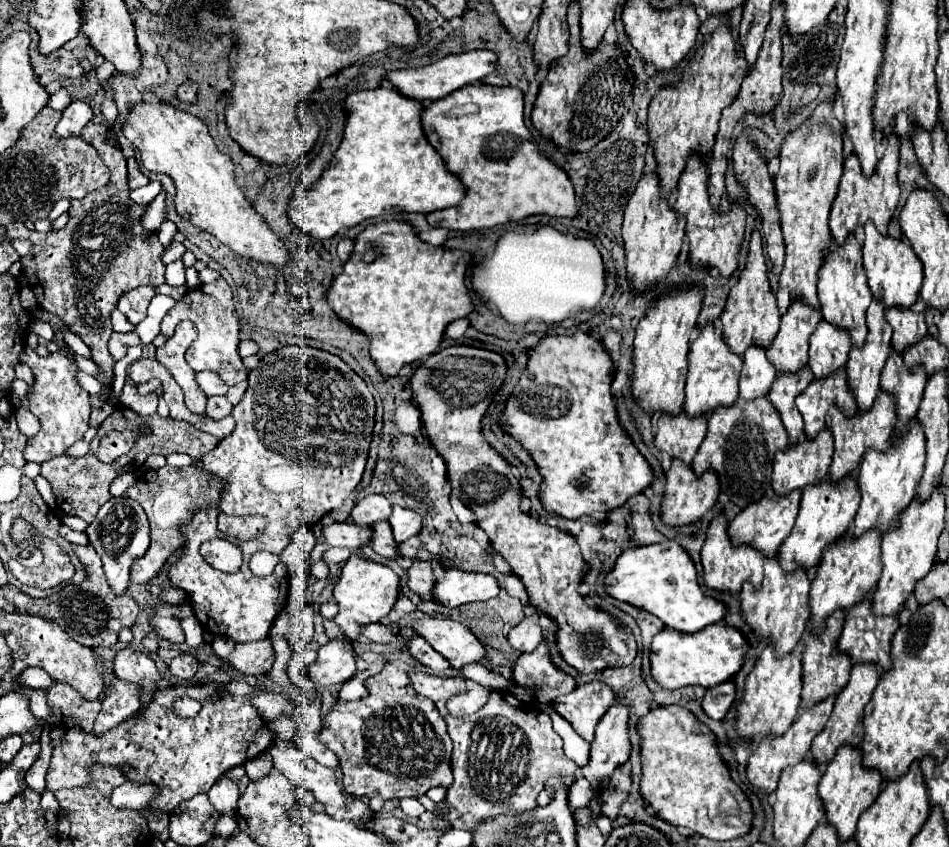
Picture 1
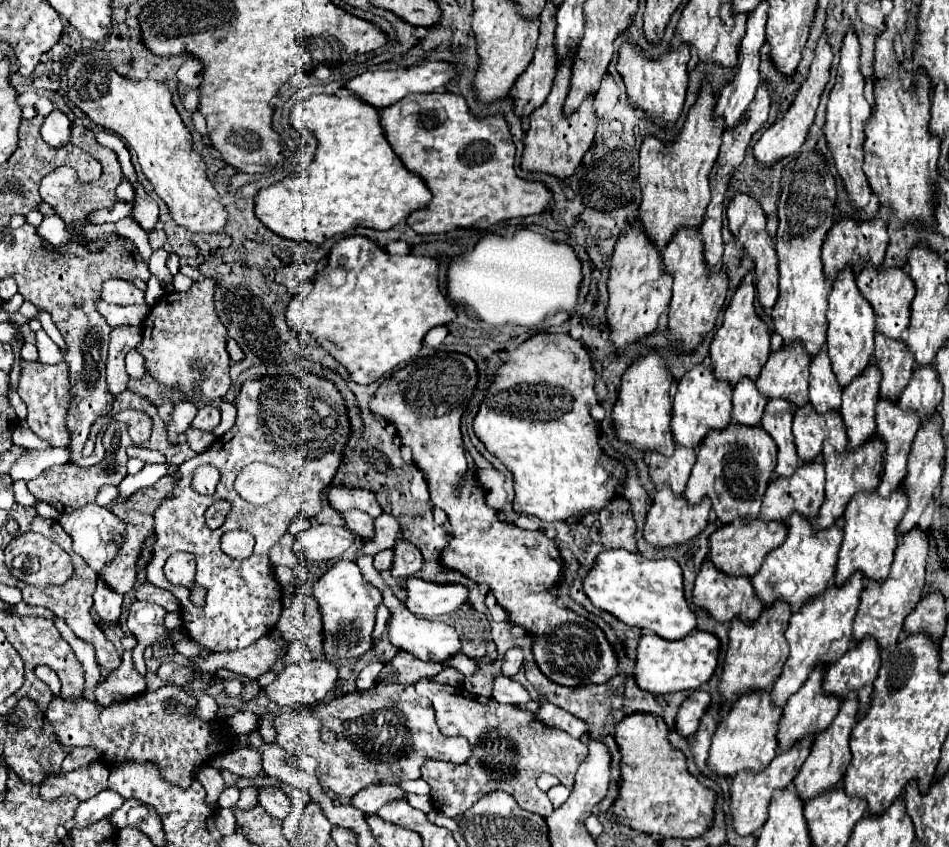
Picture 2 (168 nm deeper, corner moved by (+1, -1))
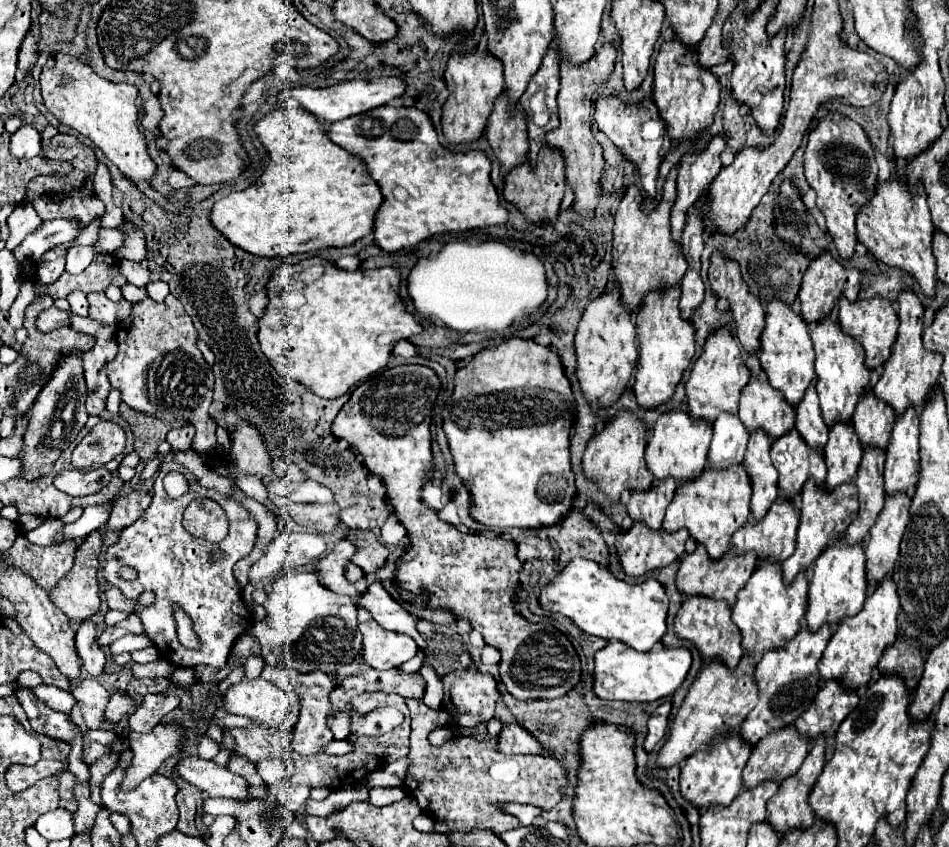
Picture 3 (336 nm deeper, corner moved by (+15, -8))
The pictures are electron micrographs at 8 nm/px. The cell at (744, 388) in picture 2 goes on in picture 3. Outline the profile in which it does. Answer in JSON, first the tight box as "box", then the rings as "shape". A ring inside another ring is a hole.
{"box":[708,412,750,468],"shape":[[[724,412],[712,422],[712,426],[714,426],[714,438],[710,444],[708,464],[716,468],[728,468],[732,464],[740,464],[744,460],[746,442],[750,438],[740,416]]]}

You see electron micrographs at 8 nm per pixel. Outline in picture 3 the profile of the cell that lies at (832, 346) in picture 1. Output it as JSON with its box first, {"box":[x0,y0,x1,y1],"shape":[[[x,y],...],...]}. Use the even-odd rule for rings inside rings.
{"box":[796,384,828,448],"shape":[[[814,384],[806,388],[804,398],[796,406],[796,430],[812,448],[824,448],[828,440],[828,426],[822,420],[822,412],[818,406],[818,394]]]}

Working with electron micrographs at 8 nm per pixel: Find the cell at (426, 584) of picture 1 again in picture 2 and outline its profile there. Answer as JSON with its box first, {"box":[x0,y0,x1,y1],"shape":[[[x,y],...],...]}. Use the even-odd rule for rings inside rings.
{"box":[392,539,422,581],"shape":[[[396,539],[394,543],[394,567],[392,577],[398,581],[406,581],[414,571],[422,567],[422,555],[420,551],[406,539]]]}

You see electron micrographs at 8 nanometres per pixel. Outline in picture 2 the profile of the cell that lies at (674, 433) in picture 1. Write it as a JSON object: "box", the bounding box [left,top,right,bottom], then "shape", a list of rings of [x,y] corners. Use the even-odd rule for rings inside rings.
{"box":[648,447,696,495],"shape":[[[676,447],[672,457],[664,457],[660,453],[648,455],[648,473],[654,485],[670,485],[674,495],[682,495],[686,489],[686,481],[690,477],[690,471],[696,463],[694,449],[688,447]]]}

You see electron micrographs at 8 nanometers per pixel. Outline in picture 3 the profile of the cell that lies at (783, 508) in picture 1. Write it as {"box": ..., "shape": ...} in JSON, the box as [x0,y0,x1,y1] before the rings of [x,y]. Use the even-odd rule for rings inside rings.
{"box":[678,546,758,606],"shape":[[[698,546],[692,554],[686,554],[680,562],[680,570],[678,570],[678,590],[686,592],[686,594],[702,594],[702,596],[710,596],[710,598],[722,598],[726,600],[730,606],[736,602],[736,594],[738,590],[748,582],[748,578],[752,576],[752,570],[756,568],[758,556],[756,552],[746,552],[746,554],[736,554],[734,550],[728,550],[722,558],[714,560],[710,558],[706,546]]]}

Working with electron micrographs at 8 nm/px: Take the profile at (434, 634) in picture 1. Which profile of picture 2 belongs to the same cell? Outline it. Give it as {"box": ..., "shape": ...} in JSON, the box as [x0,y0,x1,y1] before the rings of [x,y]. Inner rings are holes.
{"box":[358,557,462,661],"shape":[[[360,557],[358,559],[358,567],[362,569],[362,575],[368,583],[372,583],[374,587],[382,589],[382,597],[384,597],[384,605],[390,609],[390,619],[388,619],[388,641],[400,649],[400,651],[408,651],[412,653],[416,659],[422,659],[422,661],[444,661],[448,657],[452,657],[454,653],[460,651],[462,643],[458,639],[458,633],[456,629],[452,629],[450,625],[446,623],[440,623],[440,621],[428,621],[428,619],[422,619],[422,617],[416,617],[412,615],[404,603],[392,593],[392,589],[382,581],[382,575],[374,569],[372,565],[372,557]]]}

